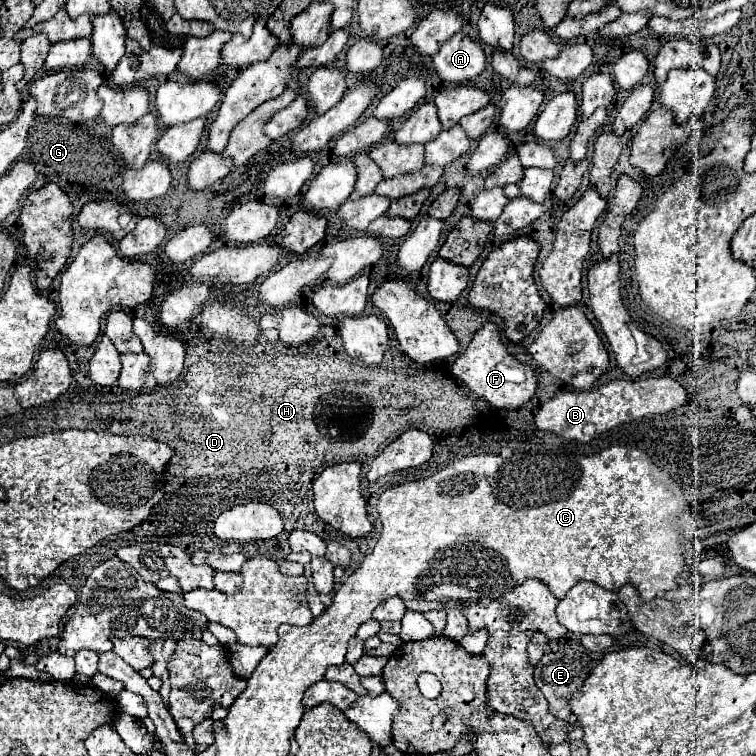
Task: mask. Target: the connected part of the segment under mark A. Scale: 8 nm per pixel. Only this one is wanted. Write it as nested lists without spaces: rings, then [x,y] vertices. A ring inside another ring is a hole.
[[[458,32],[442,44],[434,56],[434,68],[442,80],[462,84],[486,68],[486,54],[482,44],[474,42],[464,32]]]

